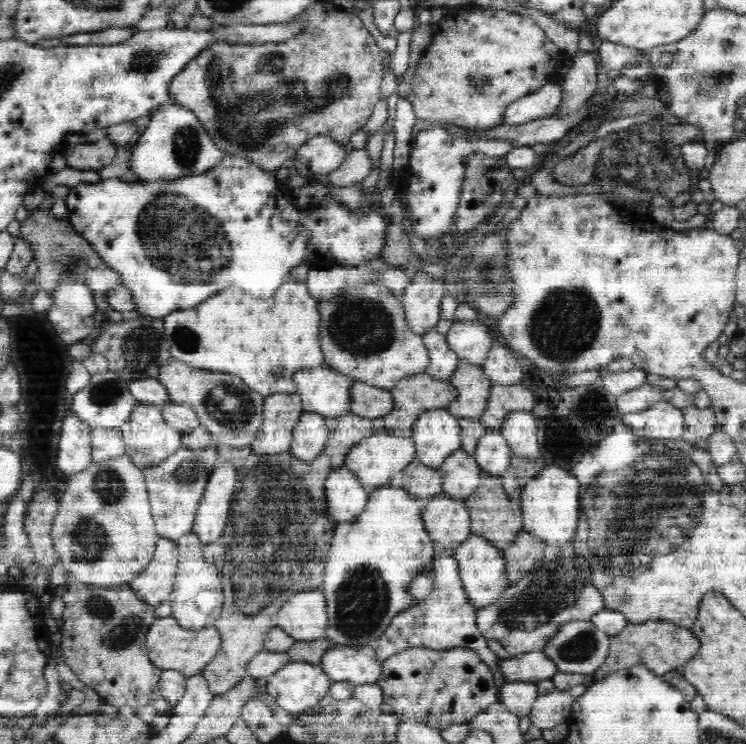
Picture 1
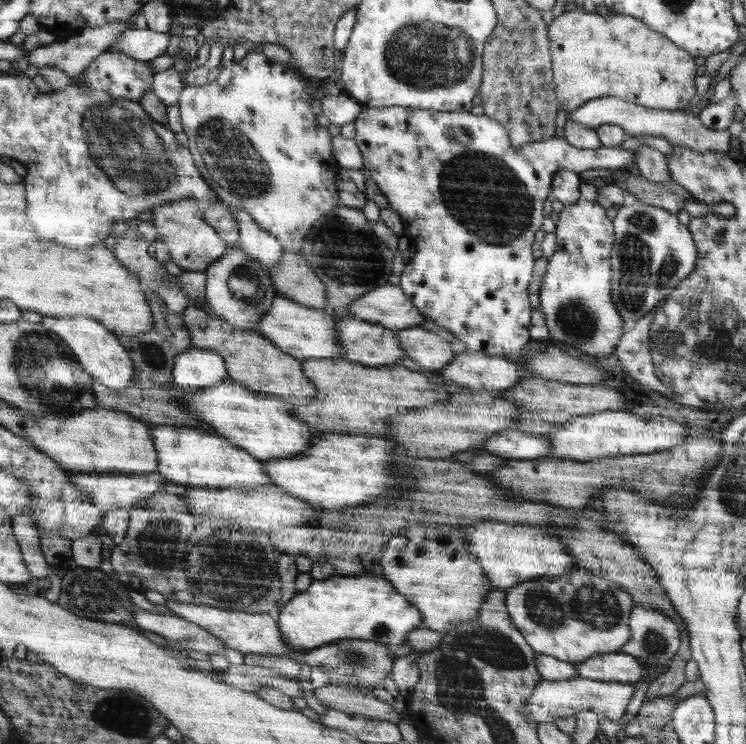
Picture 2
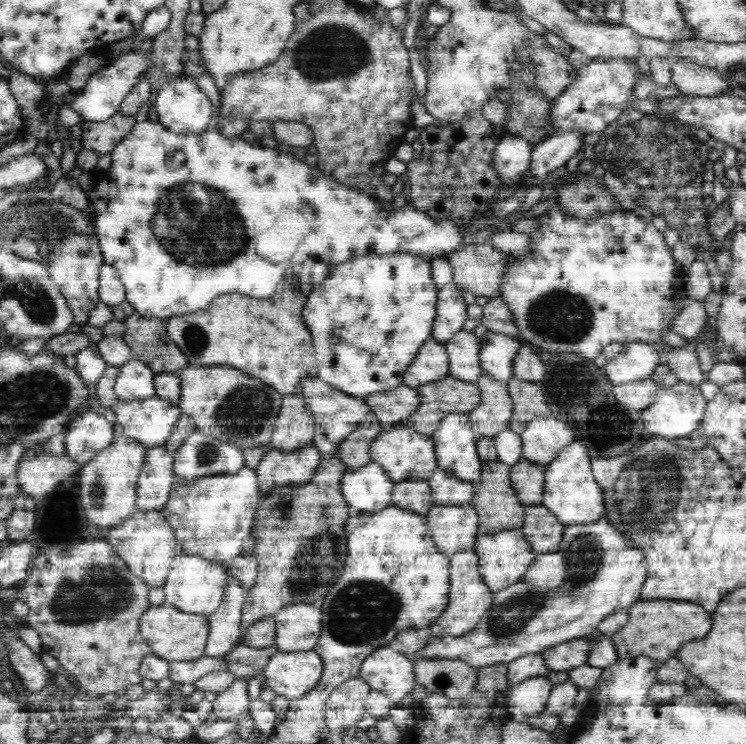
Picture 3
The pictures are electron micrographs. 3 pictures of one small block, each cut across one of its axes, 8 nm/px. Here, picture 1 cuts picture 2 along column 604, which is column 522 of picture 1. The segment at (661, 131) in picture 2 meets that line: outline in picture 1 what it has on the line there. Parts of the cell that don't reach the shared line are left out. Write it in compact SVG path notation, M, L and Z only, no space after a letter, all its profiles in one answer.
M546 83L533 94L508 105L501 124L520 126L527 122L555 114L564 98L562 86Z

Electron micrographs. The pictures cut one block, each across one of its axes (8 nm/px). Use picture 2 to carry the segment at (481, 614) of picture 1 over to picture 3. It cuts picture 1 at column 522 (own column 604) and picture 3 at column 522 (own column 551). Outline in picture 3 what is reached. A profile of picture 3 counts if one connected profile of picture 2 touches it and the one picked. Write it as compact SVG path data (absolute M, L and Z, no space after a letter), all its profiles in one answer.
M600 517L584 524L565 525L558 550L537 555L526 575L518 582L494 593L492 606L482 615L476 628L462 636L429 635L424 648L412 656L420 659L460 659L473 667L508 663L527 654L540 653L545 648L572 640L574 637L598 634L598 625L615 610L631 607L641 599L642 584L649 574L645 552L636 548L630 527L612 517Z

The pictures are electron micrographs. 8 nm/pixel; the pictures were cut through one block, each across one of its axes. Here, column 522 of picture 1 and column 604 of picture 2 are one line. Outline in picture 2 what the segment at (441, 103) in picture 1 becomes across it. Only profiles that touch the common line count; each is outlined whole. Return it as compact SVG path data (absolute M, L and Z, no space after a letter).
M583 8L572 9L563 13L547 28L553 68L553 84L558 100L558 109L571 114L582 107L587 100L600 98L618 98L649 108L683 110L690 98L698 96L694 78L696 64L687 49L674 44L663 33L648 28L642 20L628 14L609 13L600 15L596 11L587 12Z

